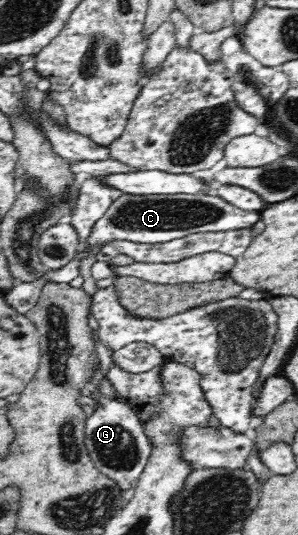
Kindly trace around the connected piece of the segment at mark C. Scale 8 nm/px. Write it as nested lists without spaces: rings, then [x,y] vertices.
[[[210,193],[175,195],[131,195],[121,194],[100,220],[96,221],[88,237],[88,246],[76,253],[74,259],[58,270],[46,269],[46,277],[56,283],[69,283],[79,277],[81,261],[91,255],[97,247],[103,247],[109,241],[129,241],[140,244],[165,243],[192,233],[220,232],[251,228],[261,219],[261,213],[242,210],[227,203],[223,198]]]

